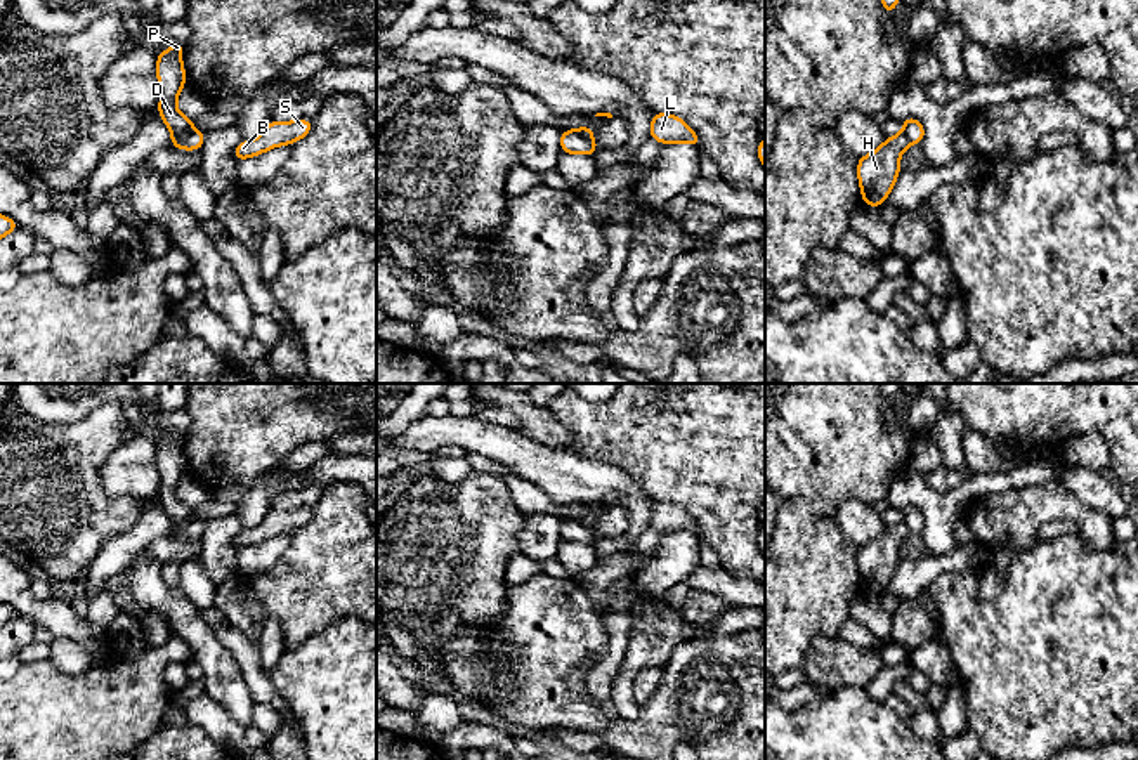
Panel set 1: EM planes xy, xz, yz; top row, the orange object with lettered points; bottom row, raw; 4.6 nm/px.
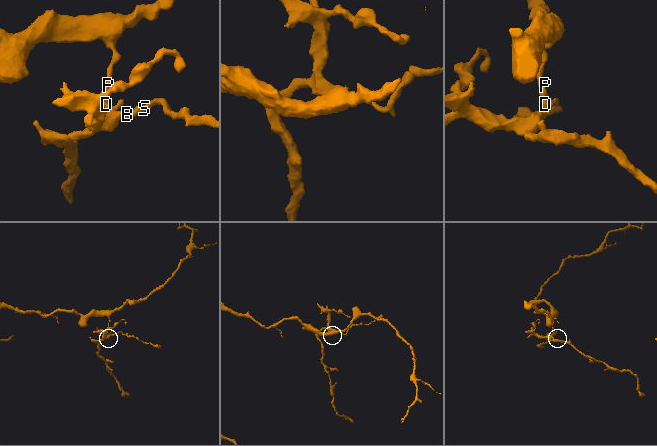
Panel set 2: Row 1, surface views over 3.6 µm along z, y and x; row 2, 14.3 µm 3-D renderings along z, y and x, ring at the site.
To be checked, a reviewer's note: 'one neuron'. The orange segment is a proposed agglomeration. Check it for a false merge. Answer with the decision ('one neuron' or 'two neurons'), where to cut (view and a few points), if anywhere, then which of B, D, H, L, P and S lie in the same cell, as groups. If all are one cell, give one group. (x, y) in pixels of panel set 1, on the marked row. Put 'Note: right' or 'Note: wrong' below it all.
two neurons; cut xy (195, 131), (172, 137); groups B H L S / D P
Note: wrong

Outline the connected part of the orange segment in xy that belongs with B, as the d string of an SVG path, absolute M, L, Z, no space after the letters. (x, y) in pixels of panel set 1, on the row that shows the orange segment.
M314 120L269 121L257 139L243 141L234 147L234 158L236 161L241 161L245 158L258 156L267 149L293 144L312 130L312 123Z

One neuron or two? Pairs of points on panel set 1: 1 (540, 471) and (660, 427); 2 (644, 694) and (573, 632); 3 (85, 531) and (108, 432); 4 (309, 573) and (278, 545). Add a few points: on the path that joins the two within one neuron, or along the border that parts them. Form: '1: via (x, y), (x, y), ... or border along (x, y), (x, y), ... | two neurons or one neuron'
1: border along (564, 448), (620, 469) | two neurons
2: border along (661, 670), (654, 694), (640, 707) | two neurons
3: via (85, 507), (85, 457) | one neuron
4: border along (292, 533), (285, 552), (268, 570), (252, 576) | two neurons

